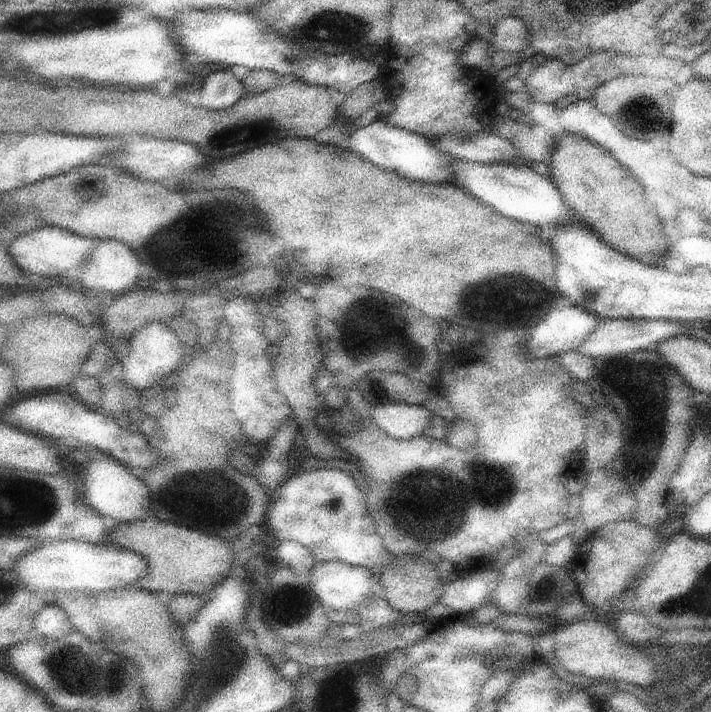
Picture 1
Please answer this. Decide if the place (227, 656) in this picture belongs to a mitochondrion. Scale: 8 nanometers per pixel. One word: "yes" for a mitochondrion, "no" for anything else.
yes

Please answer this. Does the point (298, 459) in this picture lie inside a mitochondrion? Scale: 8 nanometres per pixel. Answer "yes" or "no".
no

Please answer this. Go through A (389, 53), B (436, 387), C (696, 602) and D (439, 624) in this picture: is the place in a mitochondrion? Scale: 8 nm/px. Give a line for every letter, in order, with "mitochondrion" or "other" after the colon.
A: other
B: other
C: mitochondrion
D: other

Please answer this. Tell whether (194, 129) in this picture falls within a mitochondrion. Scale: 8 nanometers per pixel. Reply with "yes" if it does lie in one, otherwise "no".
no

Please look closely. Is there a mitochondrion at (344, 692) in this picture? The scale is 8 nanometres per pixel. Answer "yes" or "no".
no

